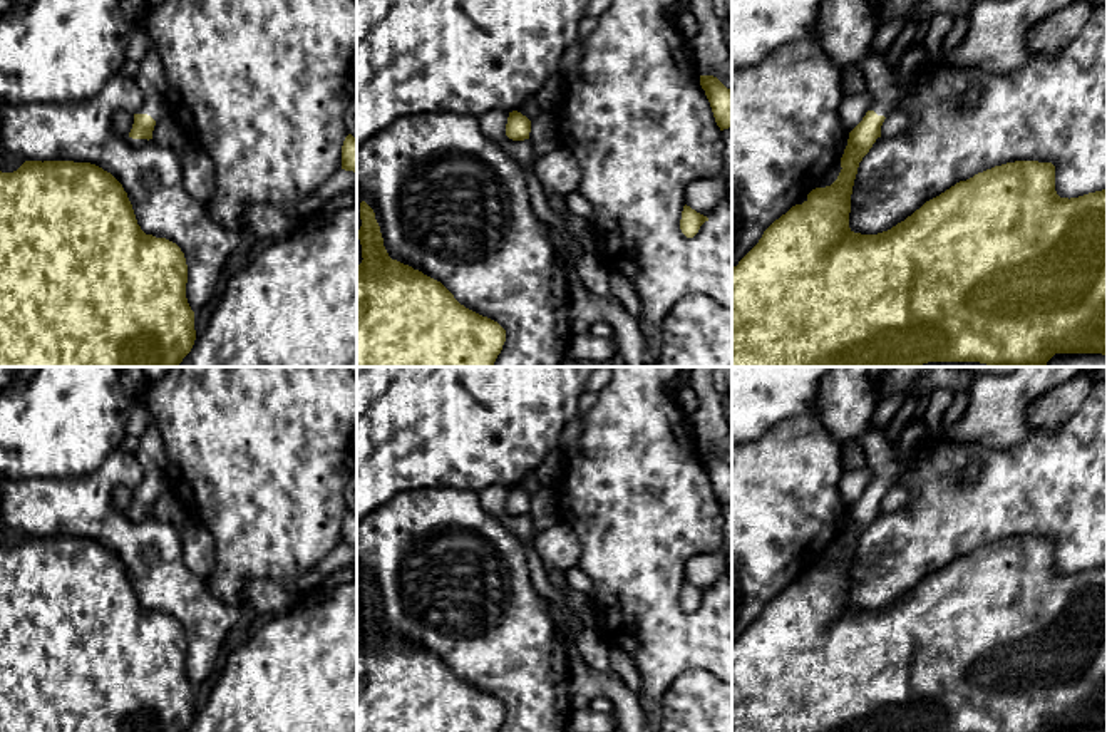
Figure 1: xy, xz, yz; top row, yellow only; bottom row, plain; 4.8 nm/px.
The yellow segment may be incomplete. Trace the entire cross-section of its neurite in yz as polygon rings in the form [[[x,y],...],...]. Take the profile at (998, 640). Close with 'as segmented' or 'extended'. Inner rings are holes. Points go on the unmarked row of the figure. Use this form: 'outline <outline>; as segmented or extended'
outline [[[829,367],[826,377],[821,382],[819,389],[819,407],[817,412],[822,419],[824,427],[836,439],[846,441],[854,439],[866,454],[866,466],[871,469],[873,476],[862,496],[849,508],[847,521],[841,533],[841,548],[837,554],[826,563],[816,563],[807,570],[807,575],[802,580],[792,581],[785,590],[775,595],[762,610],[759,618],[732,643],[732,732],[1053,732],[1055,729],[1102,729],[1107,730],[1107,564],[1089,568],[1079,573],[1060,573],[1055,566],[1055,541],[1052,538],[1038,536],[1015,536],[1001,541],[995,541],[983,548],[975,549],[966,556],[960,556],[940,571],[926,576],[919,585],[916,585],[904,596],[898,598],[888,606],[878,610],[861,610],[854,608],[849,603],[849,588],[851,588],[851,570],[854,554],[857,549],[859,538],[869,528],[878,513],[881,513],[881,501],[888,489],[898,484],[906,461],[908,452],[903,447],[894,447],[888,442],[883,432],[874,430],[871,419],[876,405],[876,390],[874,380],[868,375],[869,367]]]; extended

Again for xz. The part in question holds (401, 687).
outline [[[360,578],[362,638],[357,640],[357,732],[497,732],[506,705],[464,680],[437,655],[392,635],[373,585]]]; as segmented

